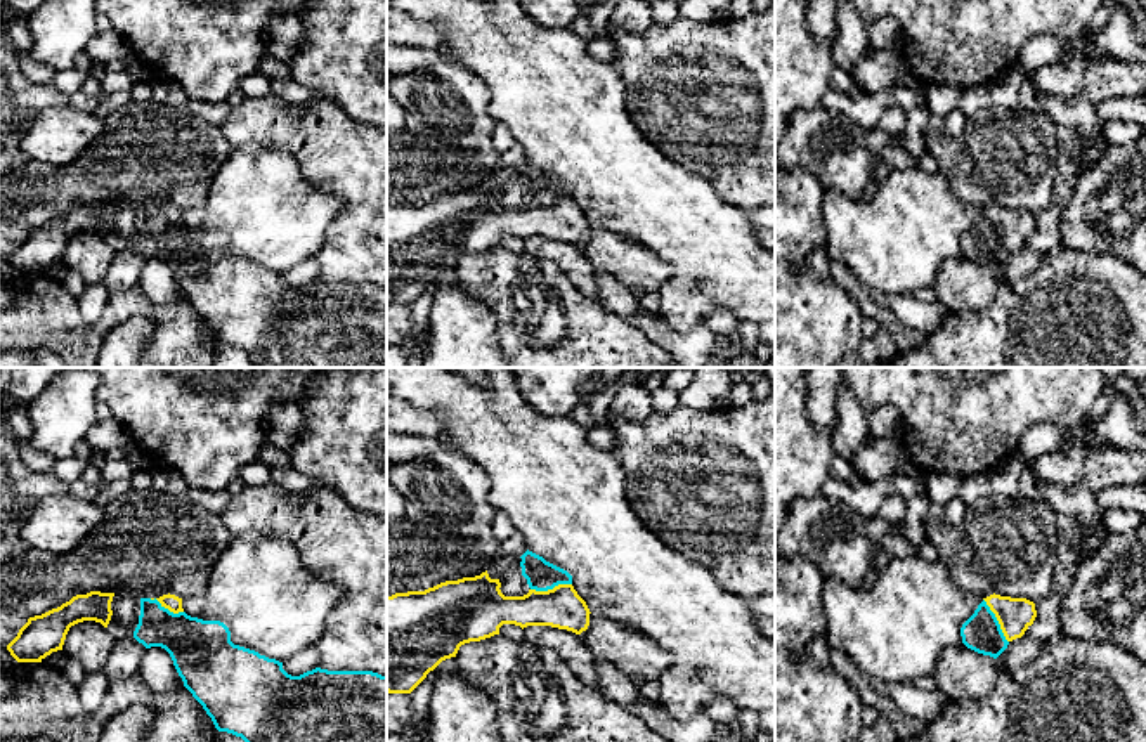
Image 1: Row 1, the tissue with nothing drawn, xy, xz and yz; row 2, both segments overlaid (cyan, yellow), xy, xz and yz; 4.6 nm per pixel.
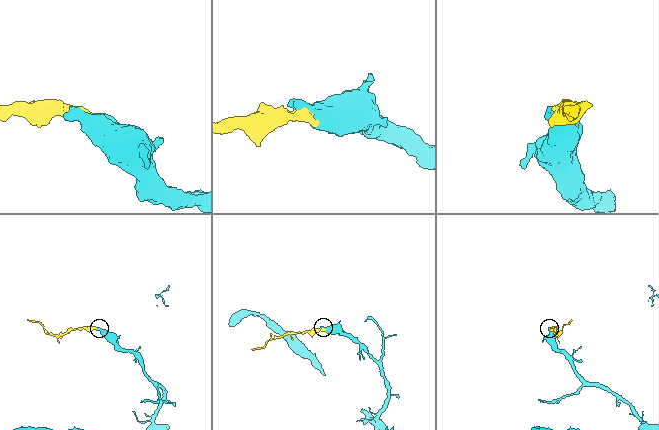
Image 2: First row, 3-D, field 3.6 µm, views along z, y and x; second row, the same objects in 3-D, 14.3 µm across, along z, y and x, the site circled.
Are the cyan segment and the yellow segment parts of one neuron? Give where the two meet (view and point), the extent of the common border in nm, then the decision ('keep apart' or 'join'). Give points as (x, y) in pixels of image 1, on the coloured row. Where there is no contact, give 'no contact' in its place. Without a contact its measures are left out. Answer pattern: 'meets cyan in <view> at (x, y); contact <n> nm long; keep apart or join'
meets cyan in yz at (997, 621); contact 240 nm long; join

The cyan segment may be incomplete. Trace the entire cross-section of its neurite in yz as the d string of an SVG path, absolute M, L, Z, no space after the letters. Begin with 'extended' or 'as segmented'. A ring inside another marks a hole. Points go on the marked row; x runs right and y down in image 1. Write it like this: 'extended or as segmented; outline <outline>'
extended; outline M990 595L962 624L962 643L997 659L1007 645L1021 638L1037 617L1035 603L1026 598Z

